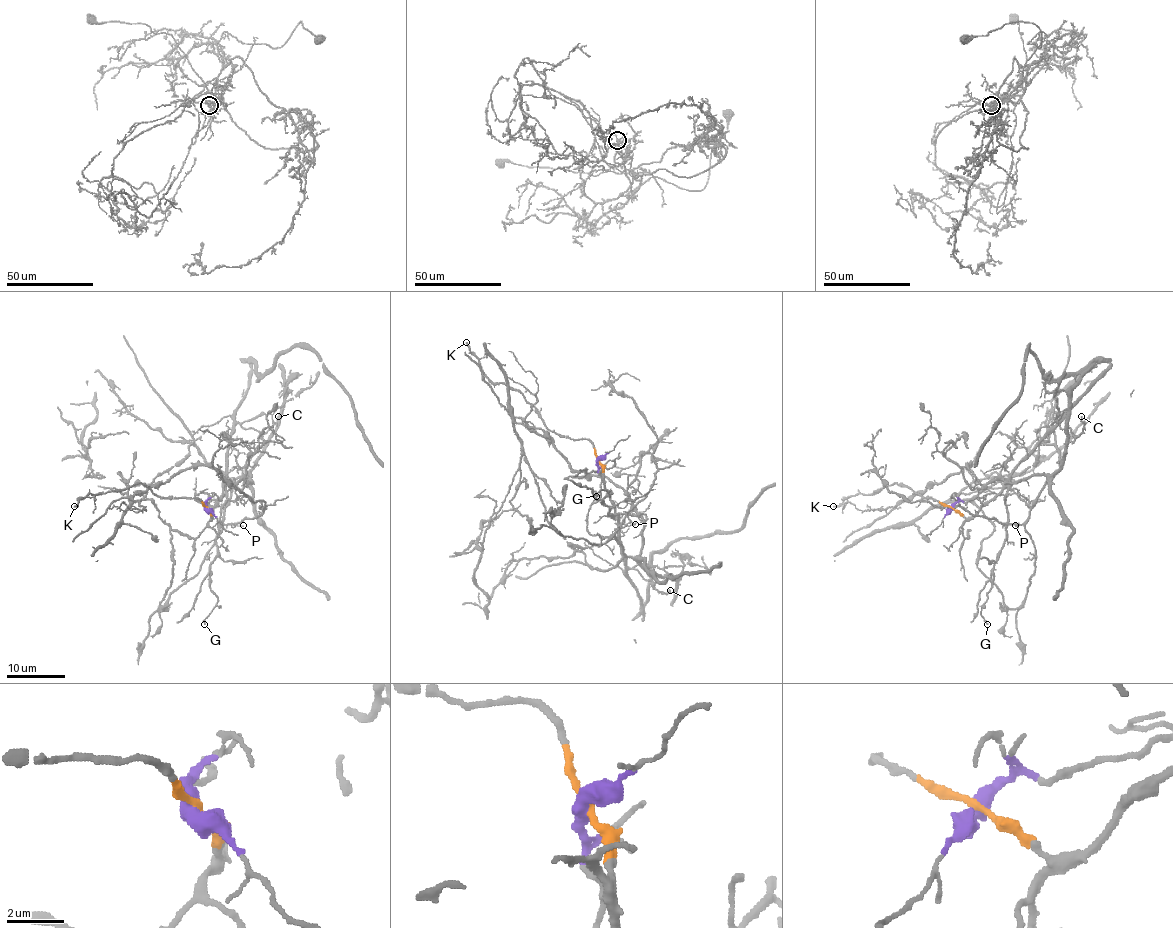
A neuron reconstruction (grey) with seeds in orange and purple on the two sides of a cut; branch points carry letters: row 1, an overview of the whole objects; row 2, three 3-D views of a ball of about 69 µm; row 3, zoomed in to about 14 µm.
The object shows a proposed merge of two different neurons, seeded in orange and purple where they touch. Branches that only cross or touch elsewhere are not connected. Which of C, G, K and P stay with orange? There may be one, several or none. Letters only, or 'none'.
C, G, K

